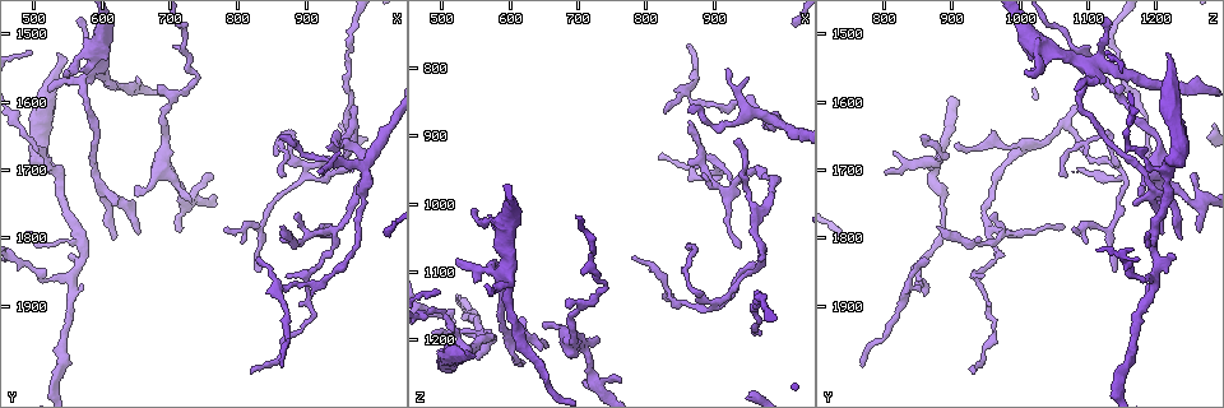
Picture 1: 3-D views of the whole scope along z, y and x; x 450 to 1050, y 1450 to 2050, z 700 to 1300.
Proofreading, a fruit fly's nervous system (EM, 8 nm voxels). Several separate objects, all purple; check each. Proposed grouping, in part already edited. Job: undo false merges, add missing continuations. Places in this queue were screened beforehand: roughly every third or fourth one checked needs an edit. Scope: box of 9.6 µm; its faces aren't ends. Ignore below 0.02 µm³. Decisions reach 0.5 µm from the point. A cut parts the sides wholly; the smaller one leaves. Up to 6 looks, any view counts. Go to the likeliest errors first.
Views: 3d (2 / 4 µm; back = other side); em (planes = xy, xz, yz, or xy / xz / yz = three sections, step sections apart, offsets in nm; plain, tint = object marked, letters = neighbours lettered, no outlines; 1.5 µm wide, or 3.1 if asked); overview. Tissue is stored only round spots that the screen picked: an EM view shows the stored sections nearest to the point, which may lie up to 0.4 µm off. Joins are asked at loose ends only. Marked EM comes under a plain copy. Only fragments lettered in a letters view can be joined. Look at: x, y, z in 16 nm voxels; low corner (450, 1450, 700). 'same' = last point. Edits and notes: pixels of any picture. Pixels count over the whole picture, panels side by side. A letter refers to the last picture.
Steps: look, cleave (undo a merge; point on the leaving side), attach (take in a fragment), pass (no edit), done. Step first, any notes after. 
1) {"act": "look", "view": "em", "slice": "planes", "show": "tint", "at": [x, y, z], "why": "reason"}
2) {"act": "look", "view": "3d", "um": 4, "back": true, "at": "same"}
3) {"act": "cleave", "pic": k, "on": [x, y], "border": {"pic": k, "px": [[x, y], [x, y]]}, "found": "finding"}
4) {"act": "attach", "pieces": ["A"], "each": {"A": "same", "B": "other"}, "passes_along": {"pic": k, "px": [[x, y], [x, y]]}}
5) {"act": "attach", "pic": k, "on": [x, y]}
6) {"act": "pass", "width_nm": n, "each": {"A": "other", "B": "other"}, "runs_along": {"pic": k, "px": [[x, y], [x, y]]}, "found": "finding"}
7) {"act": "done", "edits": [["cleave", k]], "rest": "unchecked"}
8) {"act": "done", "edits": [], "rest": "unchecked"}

{"act": "look", "view": "em", "slice": "planes", "show": "letters", "at": [660, 1790, 1205], "why": "an open end"}

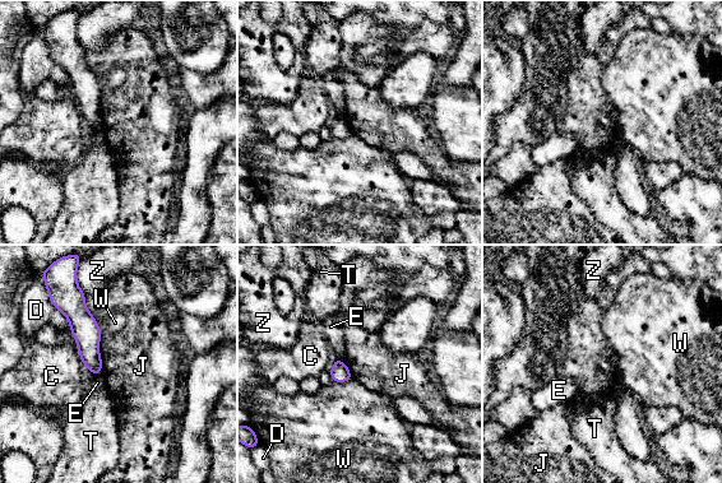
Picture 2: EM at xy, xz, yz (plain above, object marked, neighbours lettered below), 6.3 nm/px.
{"act": "pass", "each": {"C": "other", "D": "other", "E": "other", "J": "other", "T": "other", "W": "other", "Z": "other"}, "found": "no lettered fragment goes on from it"}

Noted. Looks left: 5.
{"act": "look", "view": "em", "slice": "xz", "step": 4, "show": "tint", "at": [525, 1700, 1215], "why": "thin arm on a thick one"}

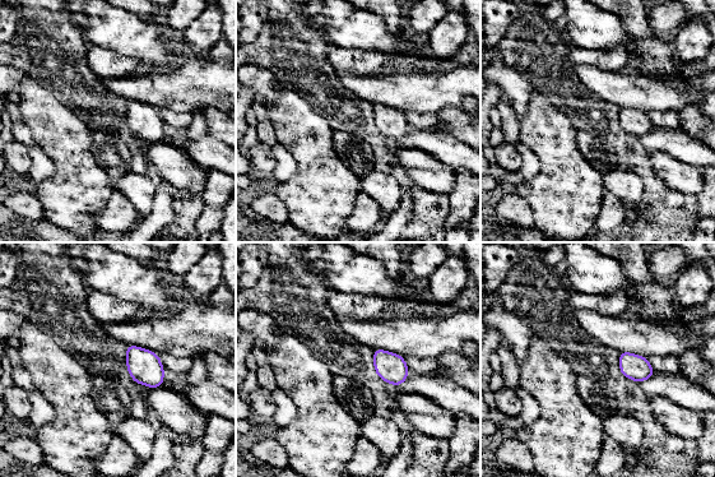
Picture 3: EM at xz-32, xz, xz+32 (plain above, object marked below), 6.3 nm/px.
{"act": "look", "view": "em", "slice": "xz", "step": 4, "show": "letters", "at": "same"}

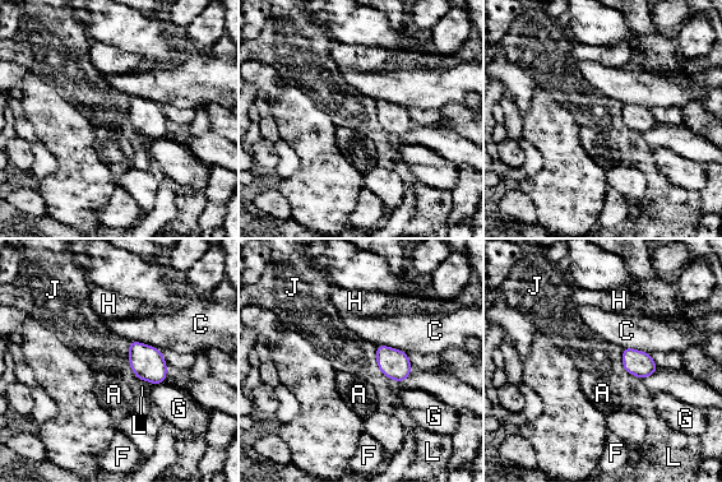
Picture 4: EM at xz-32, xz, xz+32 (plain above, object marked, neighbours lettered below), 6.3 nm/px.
{"act": "pass", "each": {"A": "other", "C": "other", "F": "other", "G": "other", "H": "other", "J": "other", "L": "other"}, "border": {"pic": 4, "px": [[128, 342], [128, 362], [133, 372]]}, "found": "continuous, no second neuron"}

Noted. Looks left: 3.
{"act": "look", "view": "em", "slice": "xy", "step": 8, "show": "tint", "at": [975, 1605, 1085]}

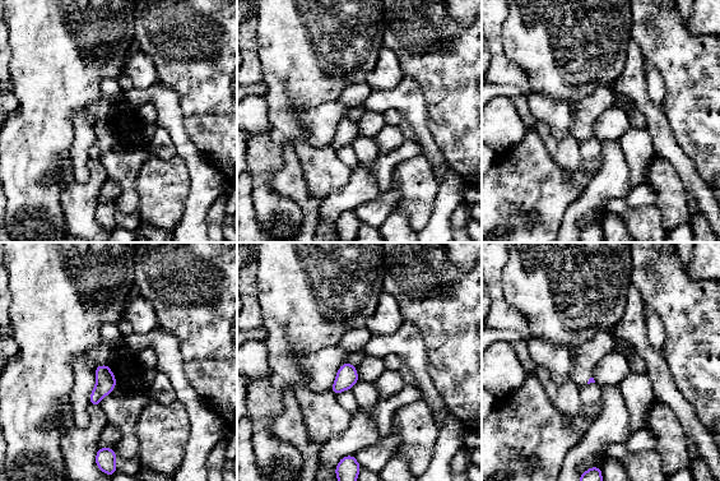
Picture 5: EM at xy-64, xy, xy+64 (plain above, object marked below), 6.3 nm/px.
{"act": "look", "view": "em", "slice": "planes", "show": "letters", "at": "same", "why": "another direction"}

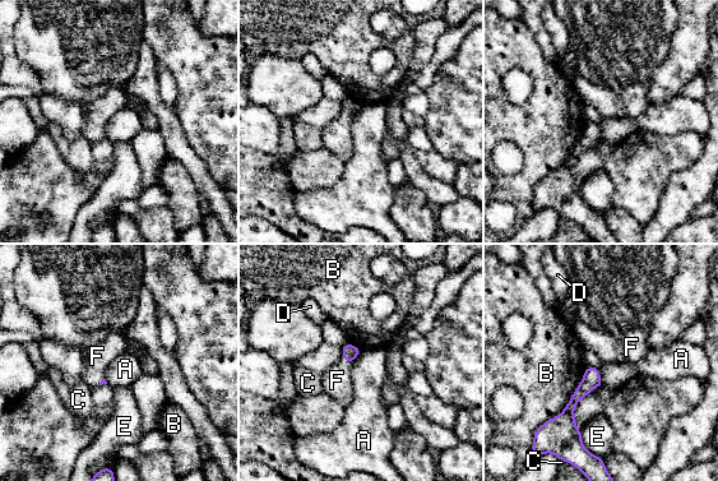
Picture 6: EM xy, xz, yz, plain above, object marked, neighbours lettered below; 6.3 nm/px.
{"act": "attach", "pic": 6, "on": [337, 380], "each": {"A": "other", "B": "other", "C": "other", "D": "other", "E": "other", "F": "same"}, "passes_along": {"pic": 6, "px": [[350, 352], [347, 361], [337, 380]]}, "found": "it goes on there"}

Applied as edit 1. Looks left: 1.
{"act": "done", "edits": [["attach", 6]], "rest": "unchecked"}

